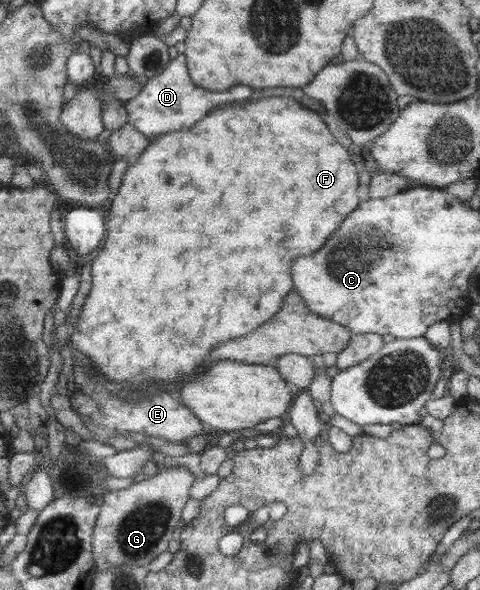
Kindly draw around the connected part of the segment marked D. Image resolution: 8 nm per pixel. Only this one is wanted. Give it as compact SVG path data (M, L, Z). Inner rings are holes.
M180 52L174 60L168 62L162 72L148 79L142 90L138 92L138 96L125 103L127 120L148 140L152 140L160 134L190 129L194 123L206 117L214 106L246 102L246 98L250 98L251 90L250 86L243 85L236 85L223 91L206 91L196 86L189 76L186 56Z

